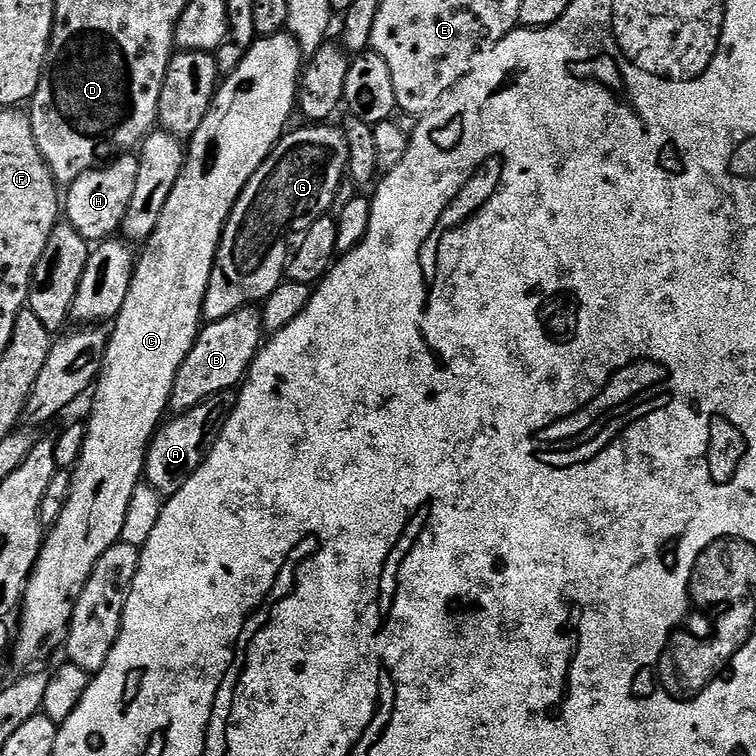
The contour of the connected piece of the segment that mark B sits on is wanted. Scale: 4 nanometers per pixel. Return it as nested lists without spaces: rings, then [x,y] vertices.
[[[252,306],[240,308],[234,314],[230,314],[221,320],[205,323],[201,327],[200,335],[197,336],[190,354],[186,354],[186,358],[176,375],[176,385],[172,387],[170,401],[171,411],[176,414],[188,412],[194,406],[198,406],[203,400],[210,400],[224,394],[220,392],[226,391],[227,388],[233,387],[232,389],[235,389],[247,376],[248,367],[252,365],[252,359],[262,347],[260,334],[262,335],[261,313]]]

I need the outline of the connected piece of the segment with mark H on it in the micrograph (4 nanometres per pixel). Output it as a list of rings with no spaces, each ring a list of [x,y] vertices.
[[[120,154],[99,166],[92,168],[89,172],[84,172],[72,184],[67,185],[66,199],[63,201],[62,208],[66,213],[67,223],[82,234],[82,238],[89,242],[99,242],[115,237],[121,231],[126,210],[130,206],[130,198],[134,198],[134,182],[138,182],[139,159],[132,154]]]

